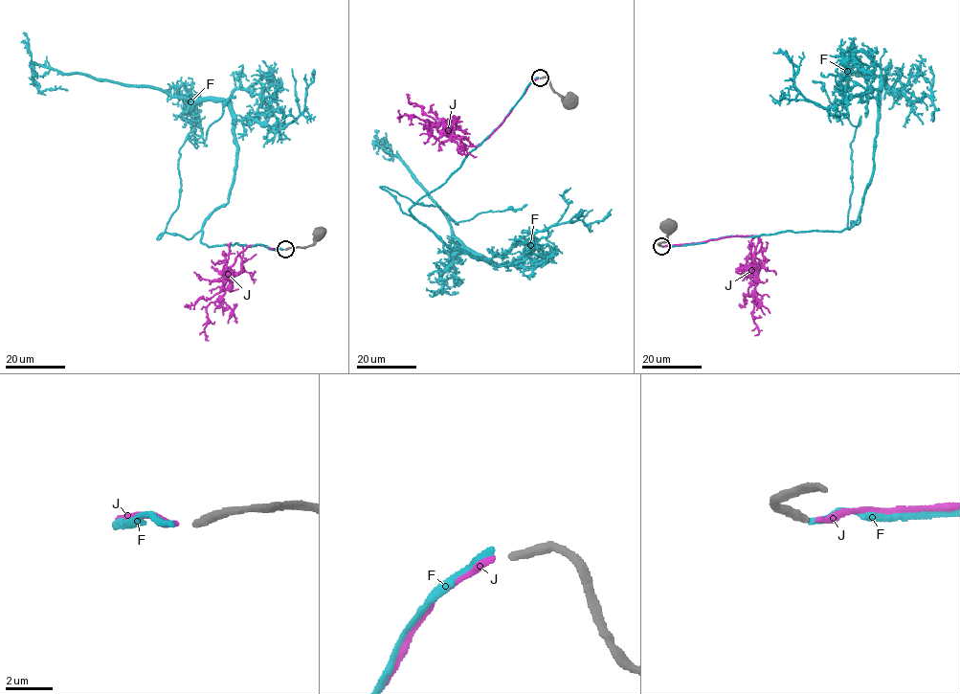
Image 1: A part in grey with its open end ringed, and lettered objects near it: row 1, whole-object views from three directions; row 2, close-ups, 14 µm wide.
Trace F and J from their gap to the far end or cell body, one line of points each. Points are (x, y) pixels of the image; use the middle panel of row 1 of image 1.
F: (537, 78), (410, 211), (448, 245), (489, 262), (454, 237), (397, 156), (373, 144), (392, 161)
J: (537, 78), (499, 126), (474, 146), (458, 135), (436, 131), (427, 120), (400, 115)

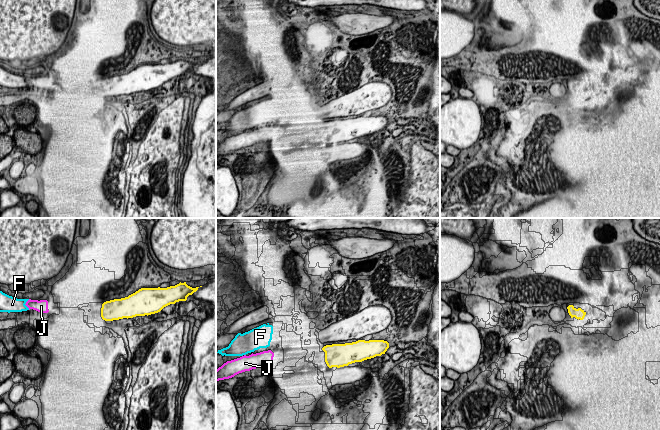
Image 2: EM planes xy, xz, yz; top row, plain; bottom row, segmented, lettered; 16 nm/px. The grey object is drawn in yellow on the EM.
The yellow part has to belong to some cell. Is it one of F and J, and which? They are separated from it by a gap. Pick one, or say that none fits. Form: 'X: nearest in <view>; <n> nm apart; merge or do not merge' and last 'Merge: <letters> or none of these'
F: nearest in xz; 850 nm apart; merge
J: nearest in xz; 800 nm apart; do not merge
Merge: F

